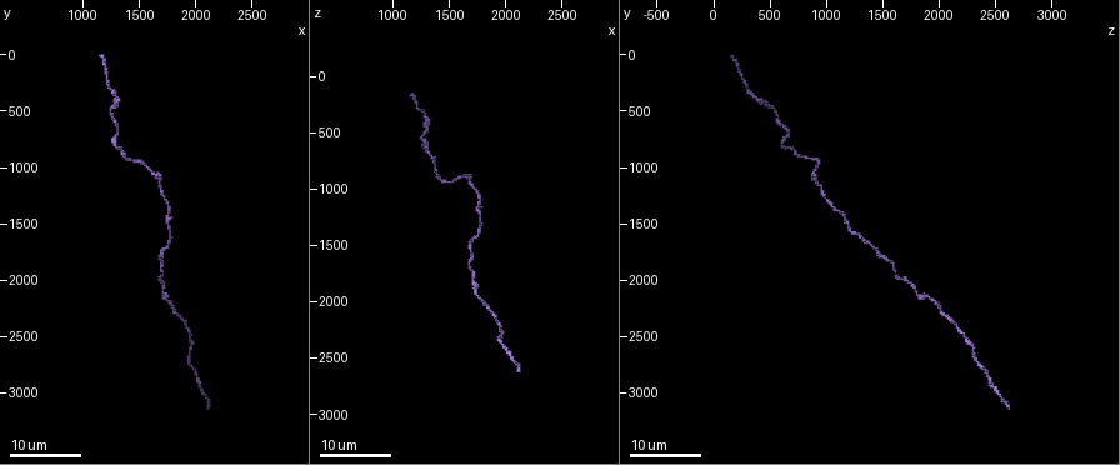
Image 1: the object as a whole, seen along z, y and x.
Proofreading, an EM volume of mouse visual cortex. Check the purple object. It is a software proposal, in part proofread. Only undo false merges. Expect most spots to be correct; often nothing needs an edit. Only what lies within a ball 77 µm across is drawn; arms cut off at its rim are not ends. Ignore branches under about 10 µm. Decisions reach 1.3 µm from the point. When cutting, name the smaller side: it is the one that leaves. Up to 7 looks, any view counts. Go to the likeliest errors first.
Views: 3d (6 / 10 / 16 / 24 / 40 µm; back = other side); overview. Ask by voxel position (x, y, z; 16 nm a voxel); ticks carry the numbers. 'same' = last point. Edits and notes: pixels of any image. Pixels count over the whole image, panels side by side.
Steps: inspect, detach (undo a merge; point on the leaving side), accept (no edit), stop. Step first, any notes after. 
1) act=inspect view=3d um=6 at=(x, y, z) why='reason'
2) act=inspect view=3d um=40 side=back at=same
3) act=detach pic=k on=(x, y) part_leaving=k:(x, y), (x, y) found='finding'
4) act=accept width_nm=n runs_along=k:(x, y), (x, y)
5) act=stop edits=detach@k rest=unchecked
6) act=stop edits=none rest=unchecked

act=inspect view=3d um=16 at=(1760, 2160, 1920) why='thick turns thin'

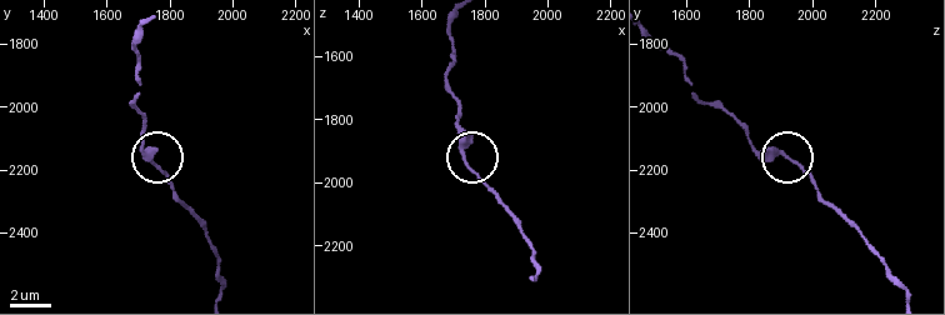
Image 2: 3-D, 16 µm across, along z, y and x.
act=inspect view=3d um=6 at=(1740, 2160, 1930) why='closer look'

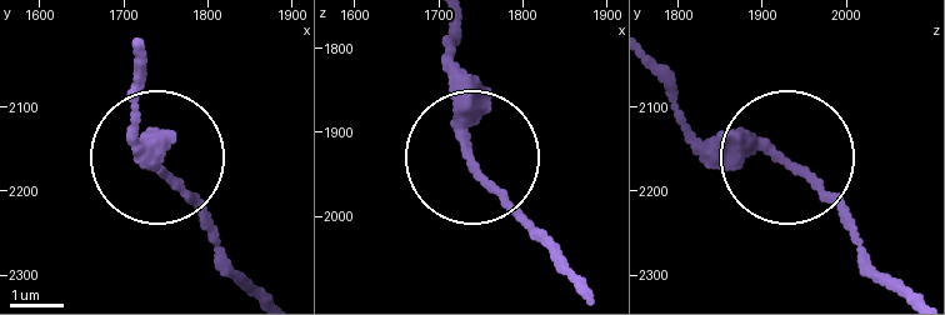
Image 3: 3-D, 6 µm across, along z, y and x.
act=accept runs_along=3:(651, 70), (696, 136), (790, 164), (894, 280) found='one neuron here'

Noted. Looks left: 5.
act=inspect view=3d um=16 at=(1320, 700, 680)

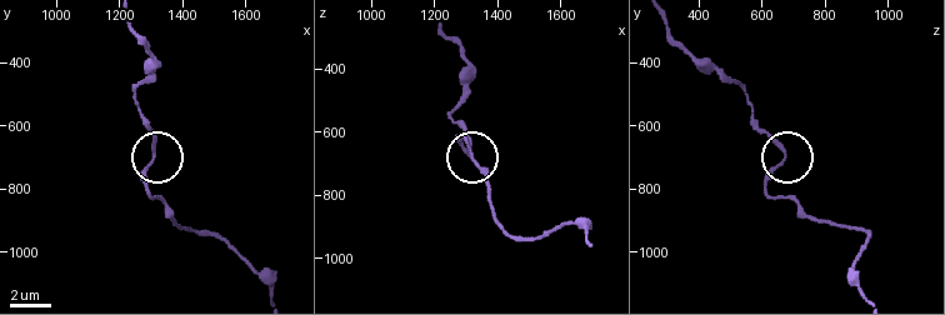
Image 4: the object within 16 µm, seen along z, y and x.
act=inspect view=3d um=10 at=same

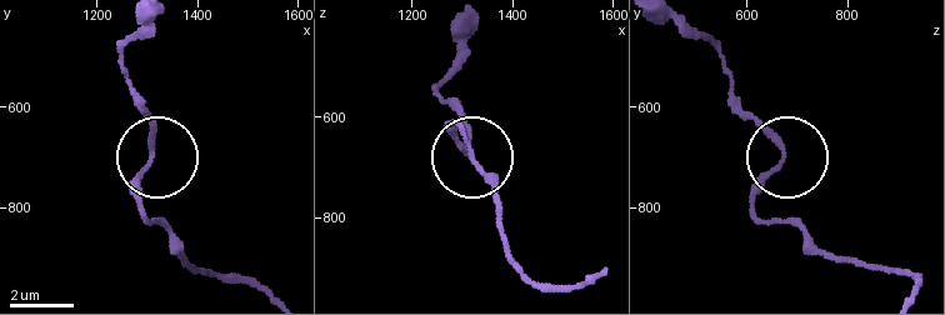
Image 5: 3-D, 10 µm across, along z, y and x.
act=accept width_nm=170 runs_along=5:(919, 289), (758, 211), (779, 146), (728, 93) found='all the same neuron'

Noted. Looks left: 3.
act=inspect view=3d um=24 at=(1660, 1160, 920) why='thick turns thin'

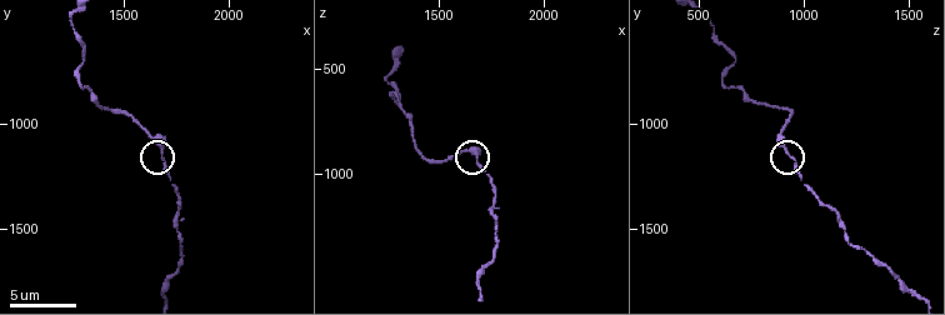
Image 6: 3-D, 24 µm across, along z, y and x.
act=inspect view=3d um=6 at=(1680, 1150, 920)

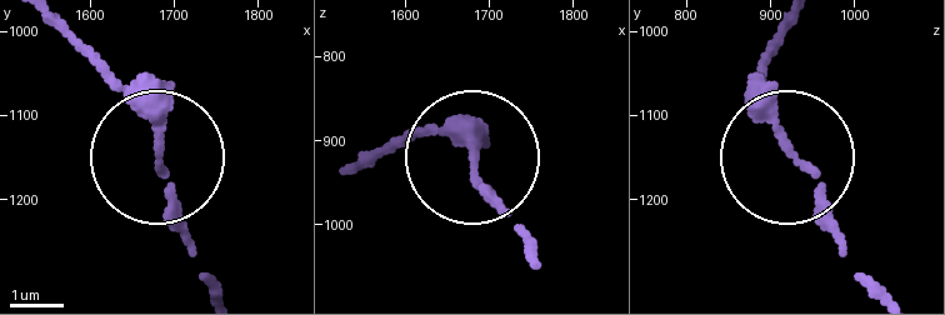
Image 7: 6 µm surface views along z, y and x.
act=accept width_nm=170 runs_along=7:(218, 286), (151, 125), (79, 49) found='all the same neuron'

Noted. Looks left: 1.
act=inspect view=3d um=10 at=(1680, 1810, 1530) why='calibre changes'

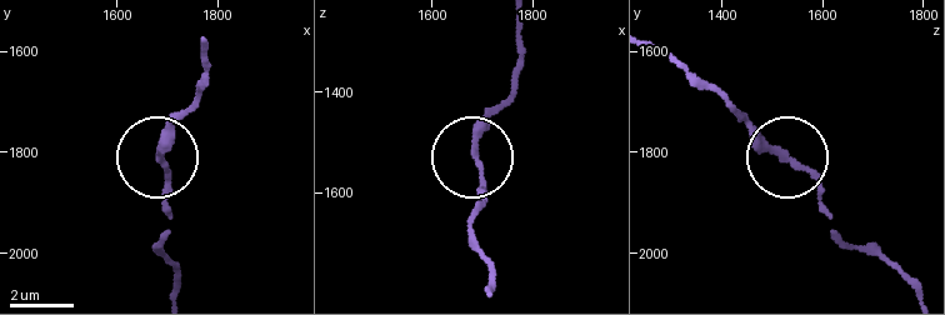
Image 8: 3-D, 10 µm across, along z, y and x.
act=accept runs_along=8:(651, 41), (716, 88), (813, 176), (843, 246) found='one neuron here'

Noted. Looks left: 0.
act=stop edits=none rest=unchecked

